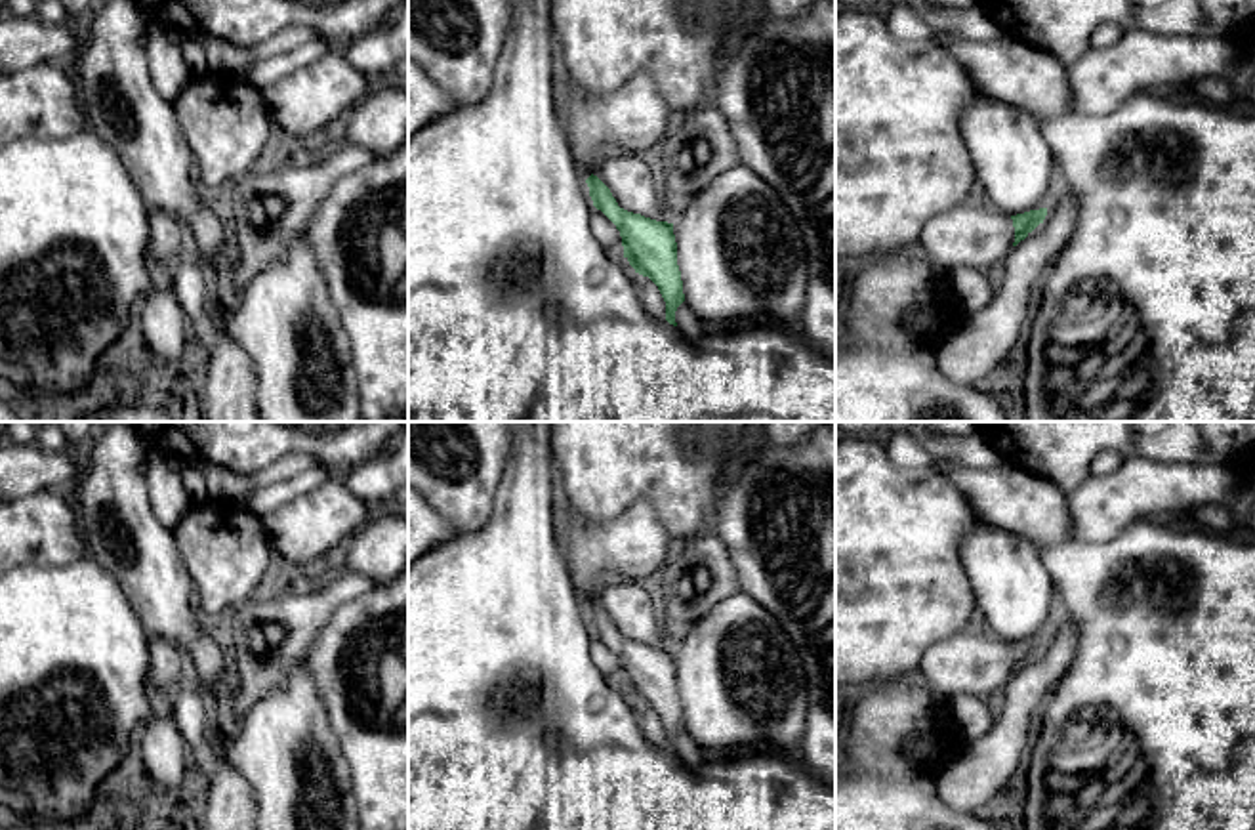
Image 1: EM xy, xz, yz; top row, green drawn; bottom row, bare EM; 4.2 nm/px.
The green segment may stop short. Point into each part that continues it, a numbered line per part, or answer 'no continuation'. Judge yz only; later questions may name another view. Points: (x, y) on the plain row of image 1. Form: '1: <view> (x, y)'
1: yz (973, 663)

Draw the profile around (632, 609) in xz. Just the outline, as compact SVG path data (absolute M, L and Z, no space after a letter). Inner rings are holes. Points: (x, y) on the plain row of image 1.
M639 584L599 586L584 601L597 603L612 620L618 633L656 649L673 651L675 633L662 628L656 599Z

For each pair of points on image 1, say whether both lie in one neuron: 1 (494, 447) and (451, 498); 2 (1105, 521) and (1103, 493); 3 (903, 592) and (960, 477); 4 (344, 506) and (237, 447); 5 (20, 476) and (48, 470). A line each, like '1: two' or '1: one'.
1: one
2: one
3: two
4: two
5: one

